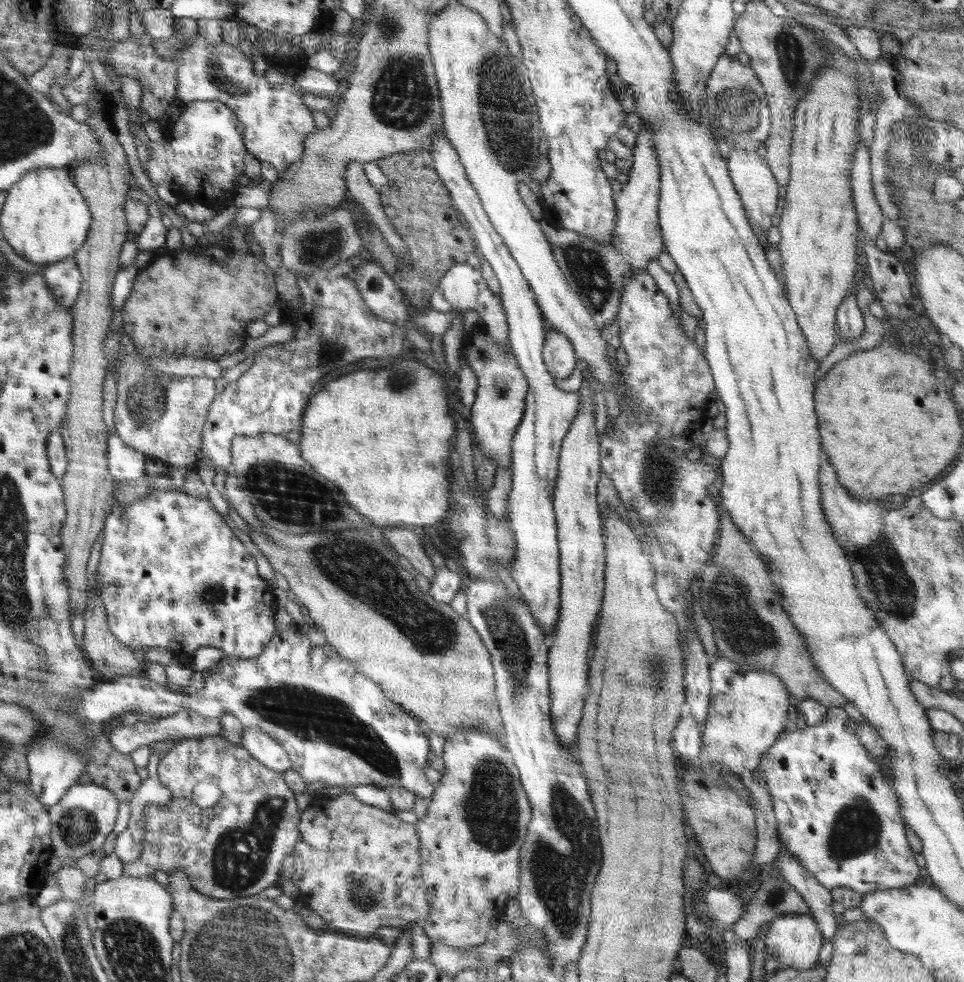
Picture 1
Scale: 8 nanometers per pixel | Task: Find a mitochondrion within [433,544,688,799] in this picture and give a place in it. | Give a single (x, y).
(505, 627)

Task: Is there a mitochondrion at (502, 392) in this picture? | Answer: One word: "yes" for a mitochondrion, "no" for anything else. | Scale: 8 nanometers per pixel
no

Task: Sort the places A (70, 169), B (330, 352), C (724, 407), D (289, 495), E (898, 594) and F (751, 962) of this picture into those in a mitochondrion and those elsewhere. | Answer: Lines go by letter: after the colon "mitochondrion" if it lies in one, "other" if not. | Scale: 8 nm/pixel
A: other
B: mitochondrion
C: other
D: mitochondrion
E: mitochondrion
F: other

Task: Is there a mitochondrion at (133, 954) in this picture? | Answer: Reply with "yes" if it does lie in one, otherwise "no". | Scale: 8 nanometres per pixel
yes

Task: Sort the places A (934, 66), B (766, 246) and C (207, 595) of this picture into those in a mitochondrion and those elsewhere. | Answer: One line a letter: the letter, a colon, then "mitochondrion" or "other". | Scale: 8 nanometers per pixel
A: other
B: other
C: mitochondrion

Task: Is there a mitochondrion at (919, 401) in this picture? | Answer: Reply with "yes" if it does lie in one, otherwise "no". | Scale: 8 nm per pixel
no

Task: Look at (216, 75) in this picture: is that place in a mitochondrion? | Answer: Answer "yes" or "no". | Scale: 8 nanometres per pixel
yes

